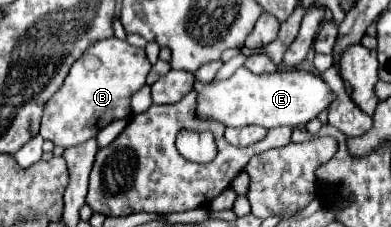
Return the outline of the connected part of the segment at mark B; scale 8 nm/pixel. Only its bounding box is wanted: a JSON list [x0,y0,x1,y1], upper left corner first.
[39,37,151,147]

